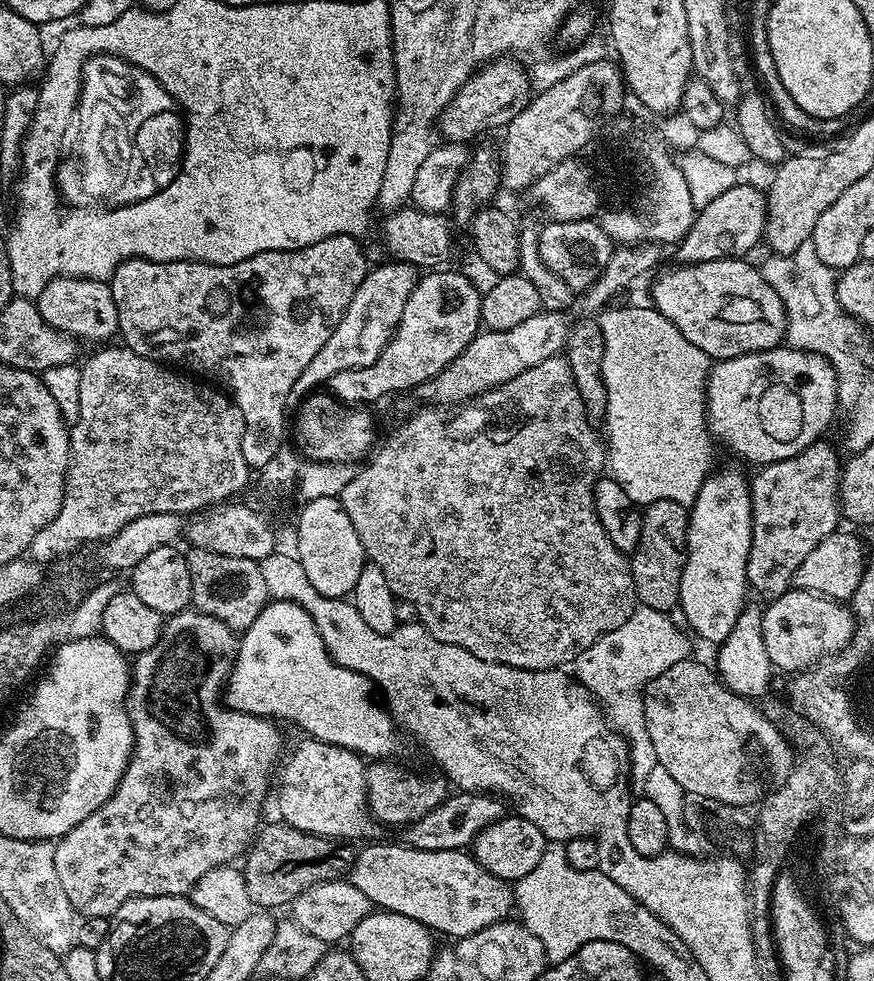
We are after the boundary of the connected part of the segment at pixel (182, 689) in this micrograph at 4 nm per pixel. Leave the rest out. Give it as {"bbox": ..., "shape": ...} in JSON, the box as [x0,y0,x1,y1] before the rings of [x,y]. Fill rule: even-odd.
{"bbox":[54,610,280,917],"shape":[[[195,610],[176,612],[164,621],[164,630],[160,633],[160,641],[150,650],[139,653],[130,664],[130,683],[128,685],[128,698],[126,711],[128,721],[132,723],[132,756],[128,760],[126,770],[114,790],[114,794],[90,818],[78,822],[74,830],[55,841],[56,853],[54,866],[58,866],[58,882],[62,882],[62,890],[66,890],[66,898],[70,898],[72,907],[81,917],[89,916],[115,916],[118,906],[135,896],[182,896],[191,893],[194,882],[206,870],[214,870],[221,866],[228,866],[232,860],[243,857],[256,833],[261,827],[260,803],[268,792],[268,779],[272,776],[272,767],[276,764],[276,755],[280,752],[280,732],[271,719],[263,716],[252,716],[249,712],[239,712],[236,708],[222,702],[222,689],[228,679],[228,673],[238,651],[238,636],[232,629],[218,622],[213,616]]]}

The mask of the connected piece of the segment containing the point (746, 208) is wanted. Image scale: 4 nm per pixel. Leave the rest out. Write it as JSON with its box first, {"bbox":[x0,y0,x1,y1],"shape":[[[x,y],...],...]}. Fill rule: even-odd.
{"bbox":[674,182,768,265],"shape":[[[737,182],[732,189],[719,195],[714,202],[699,209],[692,229],[675,245],[674,252],[681,265],[701,264],[726,260],[732,257],[744,258],[756,243],[766,236],[768,222],[768,202],[763,191],[751,188],[748,184]]]}

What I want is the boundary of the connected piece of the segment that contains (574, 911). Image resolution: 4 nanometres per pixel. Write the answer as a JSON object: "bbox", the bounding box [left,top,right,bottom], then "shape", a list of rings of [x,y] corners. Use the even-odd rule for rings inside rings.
{"bbox":[514,842,629,965],"shape":[[[560,842],[545,843],[542,862],[538,862],[538,866],[534,866],[534,870],[526,874],[526,878],[515,881],[514,884],[515,911],[520,911],[519,919],[528,927],[530,934],[534,934],[538,942],[542,942],[544,959],[549,965],[570,958],[570,954],[586,946],[586,942],[610,942],[610,936],[625,932],[629,899],[626,898],[626,890],[622,890],[622,886],[618,886],[618,882],[614,882],[606,873],[599,870],[578,870],[570,866],[564,844]]]}

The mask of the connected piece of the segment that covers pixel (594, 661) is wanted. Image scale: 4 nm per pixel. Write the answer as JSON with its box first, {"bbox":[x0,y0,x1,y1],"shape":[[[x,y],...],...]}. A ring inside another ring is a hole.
{"bbox":[574,606,690,786],"shape":[[[637,606],[630,614],[630,618],[626,618],[626,622],[622,622],[622,626],[618,626],[618,630],[610,630],[602,638],[598,638],[598,642],[594,642],[594,646],[582,650],[582,654],[577,656],[574,661],[574,669],[576,668],[574,676],[580,681],[581,688],[588,690],[588,693],[600,705],[608,723],[628,741],[630,780],[636,786],[643,786],[657,763],[654,742],[650,742],[650,730],[646,730],[644,690],[651,680],[658,678],[658,674],[666,674],[666,670],[670,670],[670,666],[674,666],[680,660],[687,660],[690,656],[688,640],[676,629],[672,618],[667,612]]]}

